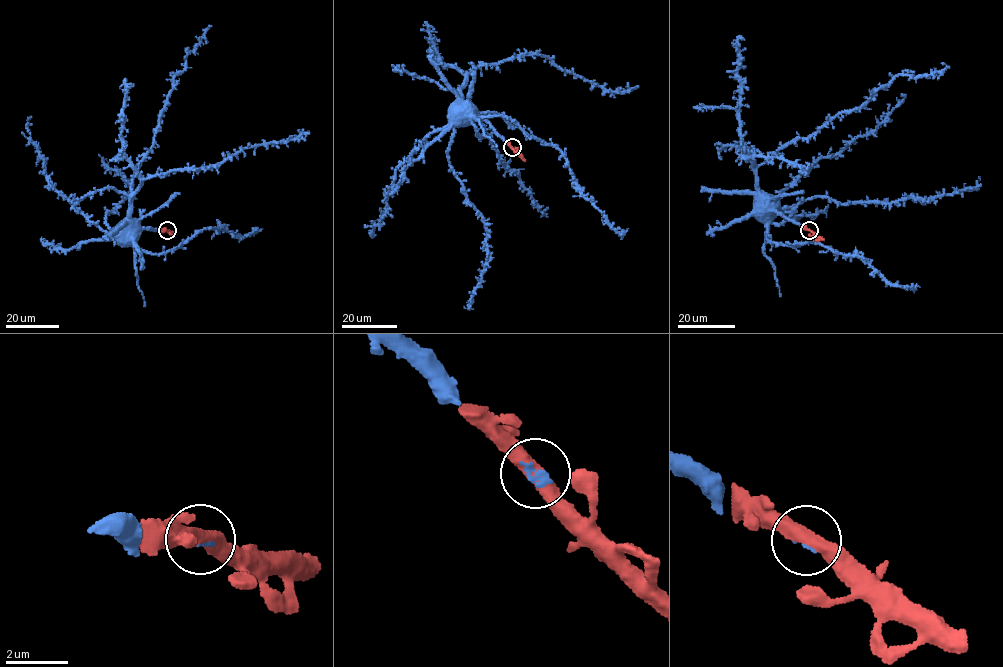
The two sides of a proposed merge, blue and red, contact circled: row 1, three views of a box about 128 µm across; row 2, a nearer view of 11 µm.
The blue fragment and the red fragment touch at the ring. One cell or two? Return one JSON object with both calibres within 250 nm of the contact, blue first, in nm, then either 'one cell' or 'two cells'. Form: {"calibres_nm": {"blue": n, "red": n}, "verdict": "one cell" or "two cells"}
{"calibres_nm": {"blue": 140, "red": 460}, "verdict": "one cell"}

